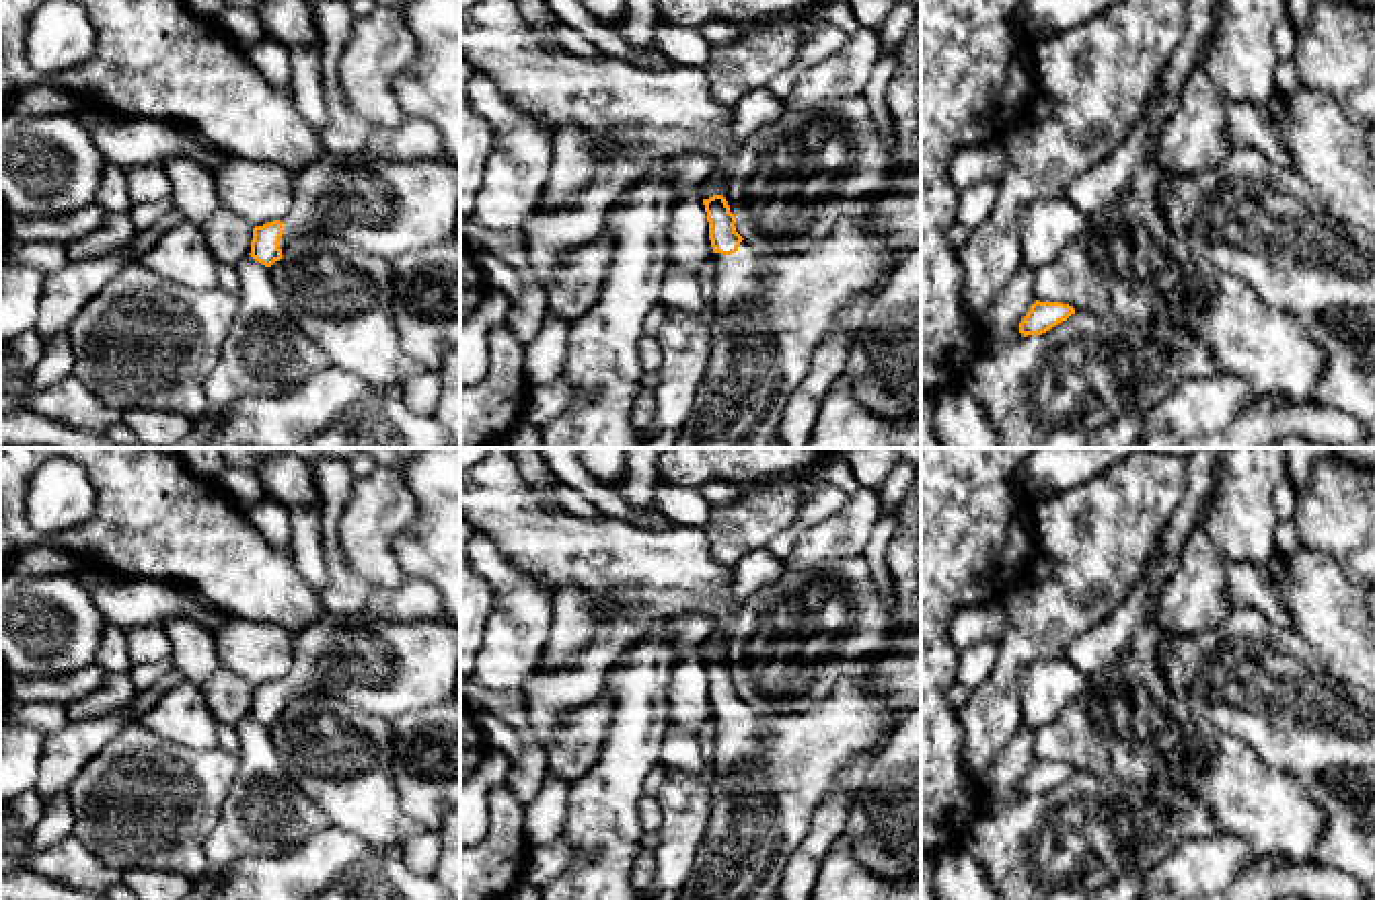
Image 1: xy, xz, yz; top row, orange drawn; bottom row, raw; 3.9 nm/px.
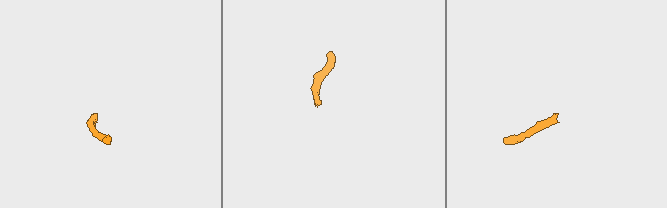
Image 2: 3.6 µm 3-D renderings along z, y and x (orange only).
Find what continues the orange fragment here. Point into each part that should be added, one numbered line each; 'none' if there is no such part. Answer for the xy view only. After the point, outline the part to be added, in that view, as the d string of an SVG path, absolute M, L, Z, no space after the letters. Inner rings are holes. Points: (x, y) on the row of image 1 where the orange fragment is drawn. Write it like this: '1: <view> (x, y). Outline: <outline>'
1: xy (383, 208). Outline: M323 152L294 175L292 193L292 208L280 220L282 255L298 238L325 232L354 251L388 261L401 253L423 251L452 240L460 210L460 168L448 158L395 162L376 158L370 152L351 156Z

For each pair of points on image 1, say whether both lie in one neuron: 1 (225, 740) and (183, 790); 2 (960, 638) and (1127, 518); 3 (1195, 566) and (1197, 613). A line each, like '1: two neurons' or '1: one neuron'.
1: two neurons
2: two neurons
3: one neuron

